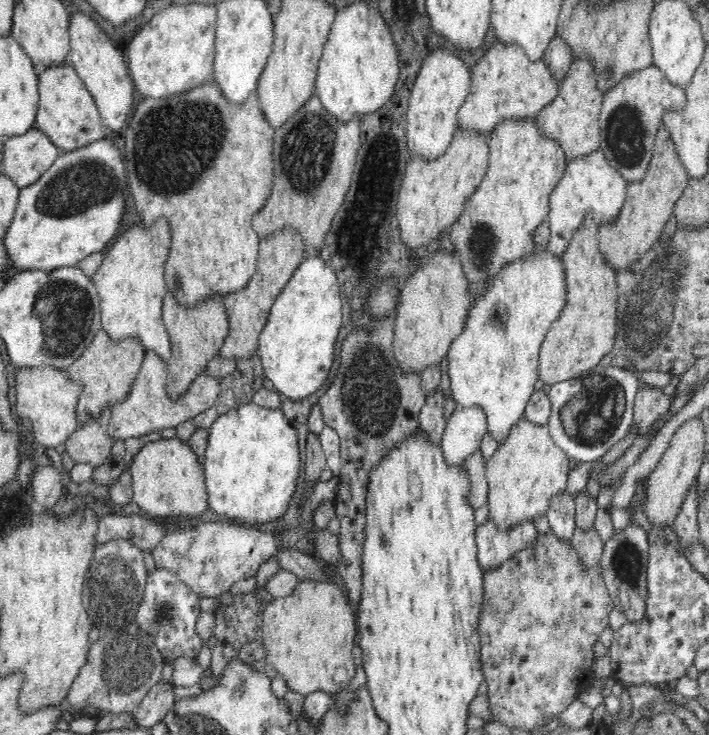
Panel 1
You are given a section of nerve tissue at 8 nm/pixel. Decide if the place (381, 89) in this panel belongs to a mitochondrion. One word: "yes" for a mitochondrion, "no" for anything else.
no

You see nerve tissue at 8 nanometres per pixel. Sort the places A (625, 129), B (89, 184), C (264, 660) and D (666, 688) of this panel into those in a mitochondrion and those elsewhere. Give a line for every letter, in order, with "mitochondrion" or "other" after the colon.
A: mitochondrion
B: mitochondrion
C: other
D: other

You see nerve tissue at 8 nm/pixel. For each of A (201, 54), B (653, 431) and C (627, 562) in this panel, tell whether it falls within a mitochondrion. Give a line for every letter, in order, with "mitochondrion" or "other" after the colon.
A: other
B: other
C: mitochondrion

